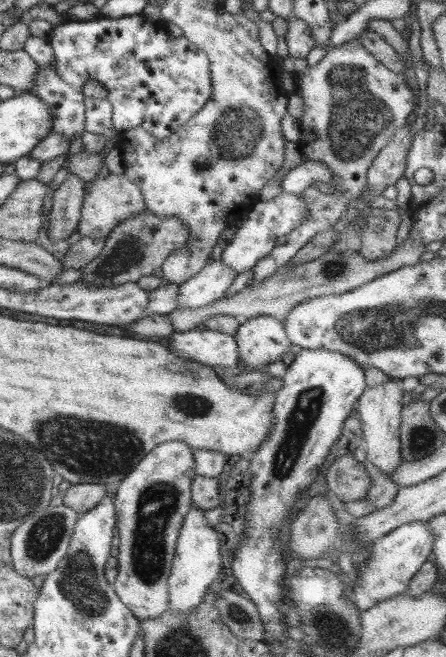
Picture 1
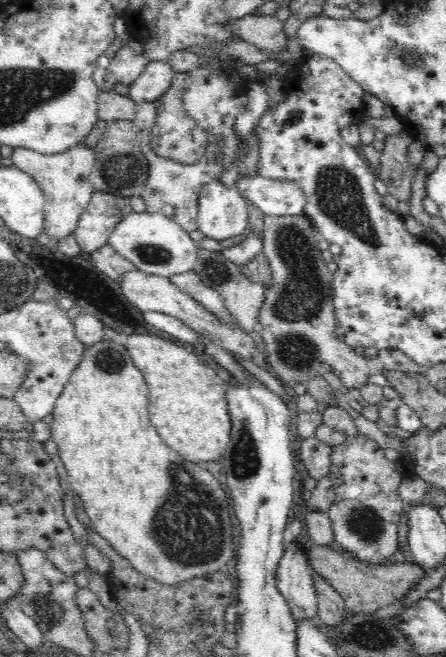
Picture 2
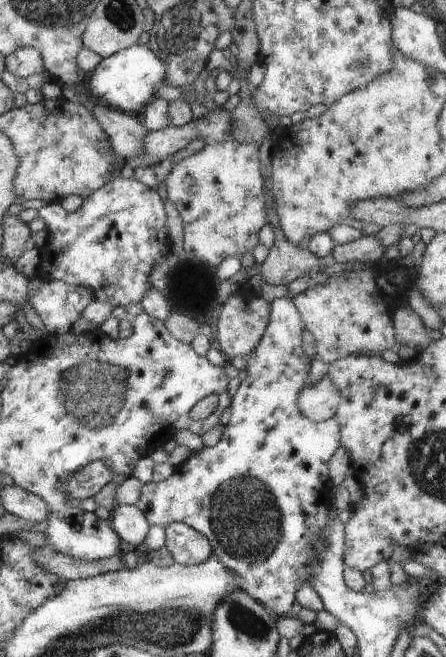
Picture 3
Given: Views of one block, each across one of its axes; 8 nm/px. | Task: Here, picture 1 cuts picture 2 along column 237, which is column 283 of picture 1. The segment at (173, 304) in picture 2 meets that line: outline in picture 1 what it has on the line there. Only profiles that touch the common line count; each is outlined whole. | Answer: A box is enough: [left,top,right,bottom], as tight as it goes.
[233,314,291,370]

